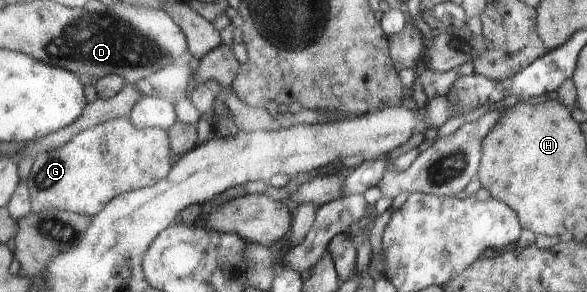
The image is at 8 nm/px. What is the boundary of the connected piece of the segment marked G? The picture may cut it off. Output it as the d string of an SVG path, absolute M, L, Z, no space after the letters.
M124 117L101 122L75 133L60 147L42 151L34 158L25 182L31 196L31 212L62 209L94 216L114 196L151 187L170 174L168 154L171 140L160 127L134 128Z

